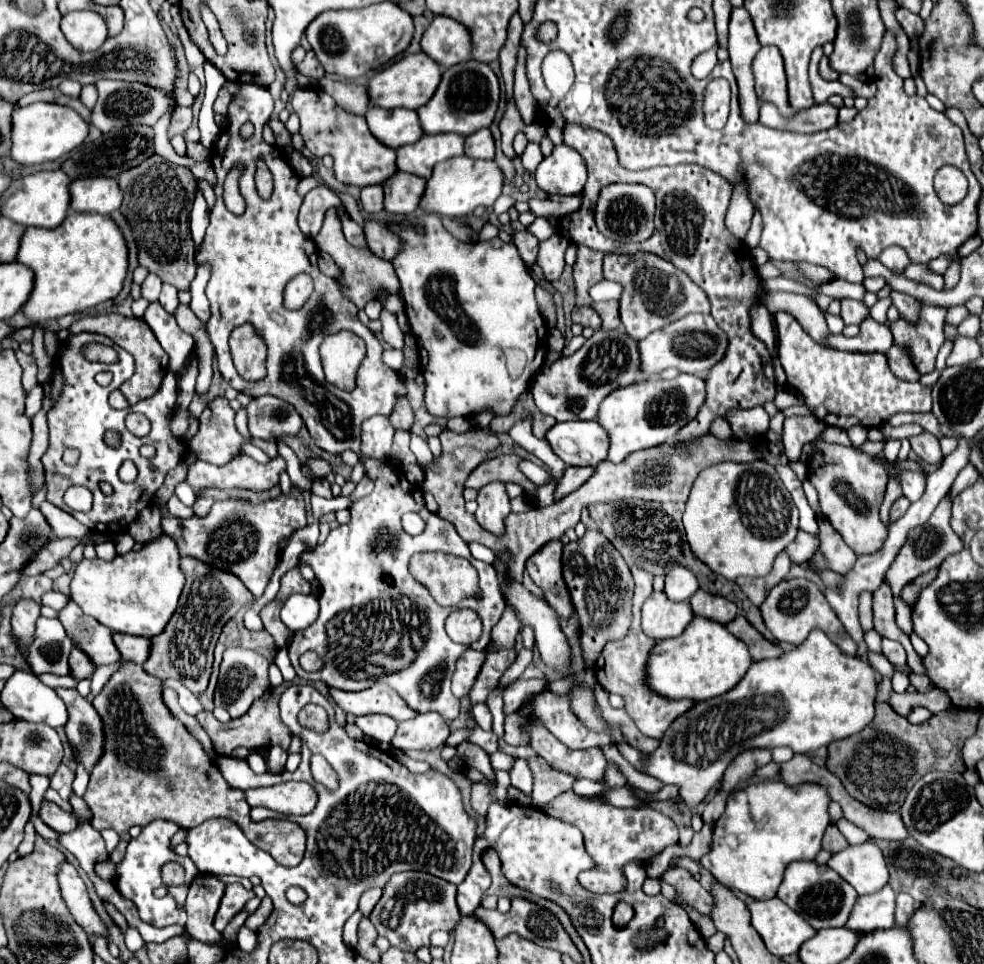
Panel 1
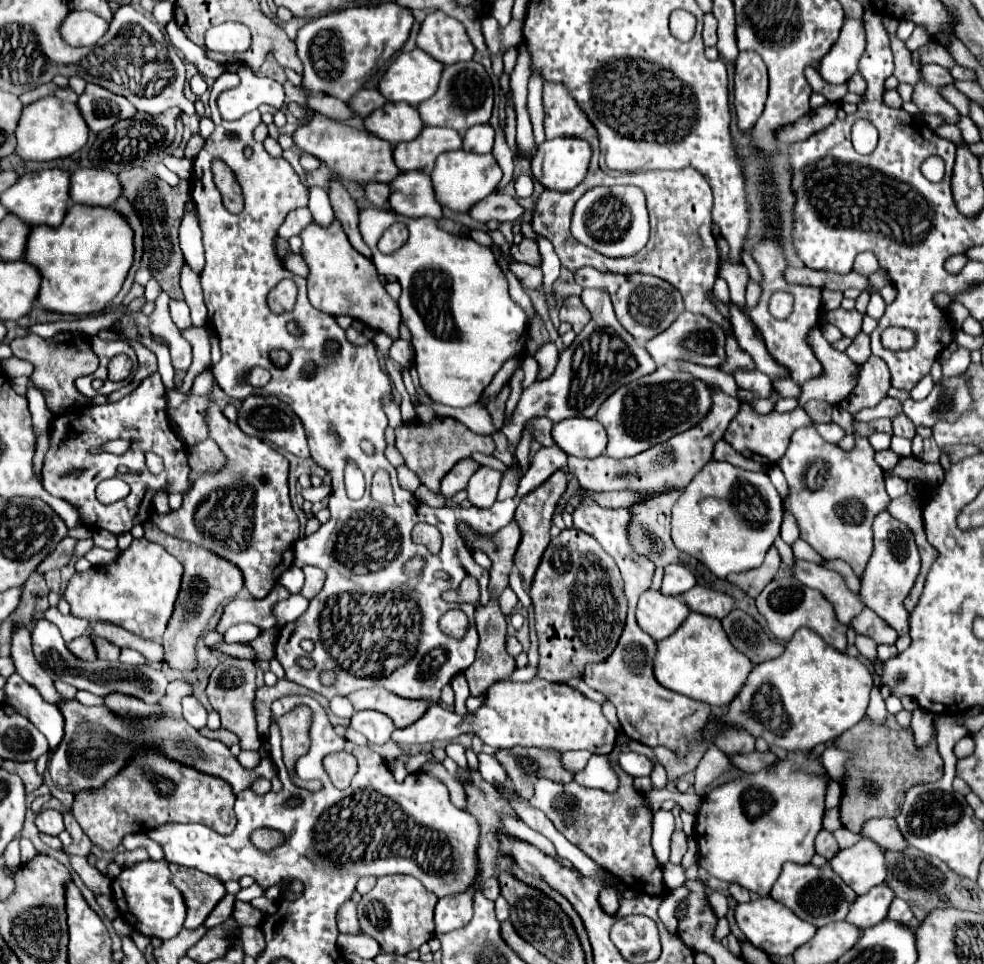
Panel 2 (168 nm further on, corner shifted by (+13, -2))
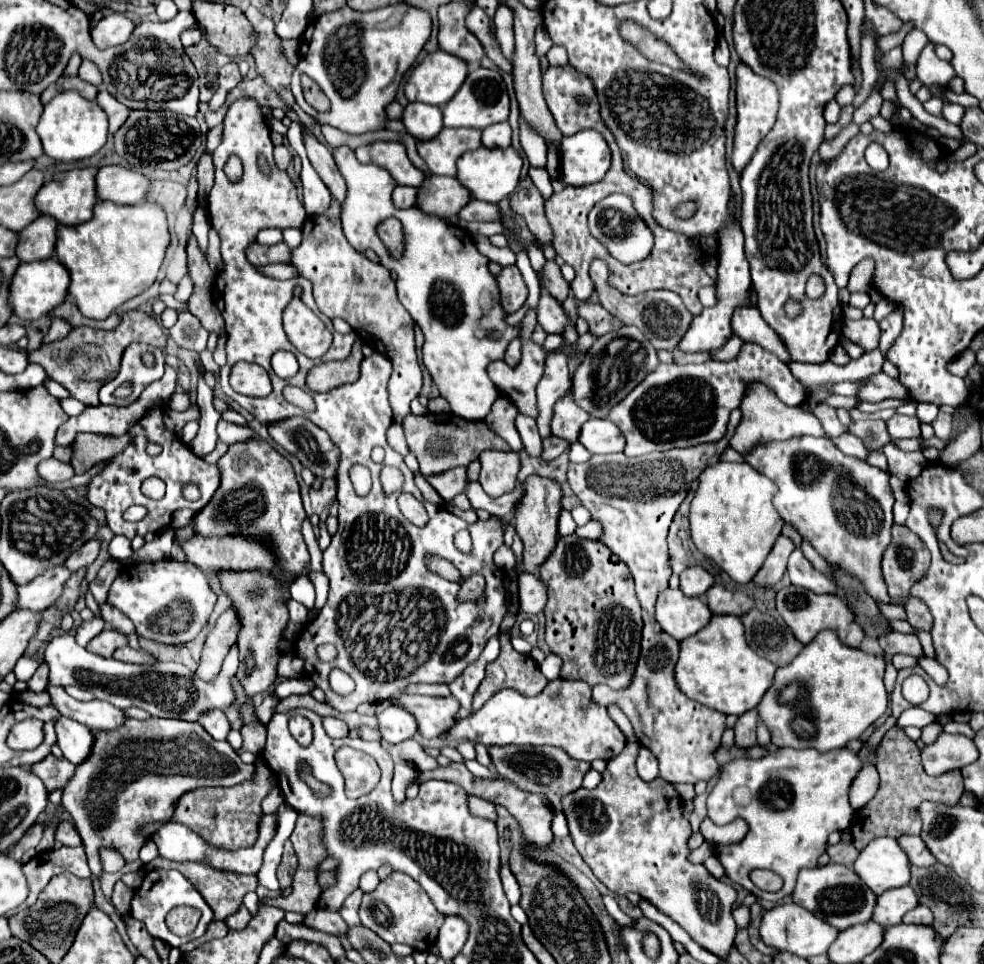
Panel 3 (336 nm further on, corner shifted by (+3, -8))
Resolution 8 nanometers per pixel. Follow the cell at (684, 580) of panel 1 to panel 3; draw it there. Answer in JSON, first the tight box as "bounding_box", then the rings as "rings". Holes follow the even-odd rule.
{"bounding_box":[679,567,713,597],"rings":[[[687,567],[679,577],[681,577],[681,591],[687,597],[701,597],[713,585],[713,577],[703,567]]]}

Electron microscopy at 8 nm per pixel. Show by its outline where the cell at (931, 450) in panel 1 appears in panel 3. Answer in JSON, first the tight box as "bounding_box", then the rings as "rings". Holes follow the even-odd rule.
{"bounding_box":[887,415,921,439],"rings":[[[893,415],[887,421],[887,431],[891,435],[891,439],[907,439],[907,437],[921,437],[919,431],[919,419],[917,417],[903,417],[903,415]]]}

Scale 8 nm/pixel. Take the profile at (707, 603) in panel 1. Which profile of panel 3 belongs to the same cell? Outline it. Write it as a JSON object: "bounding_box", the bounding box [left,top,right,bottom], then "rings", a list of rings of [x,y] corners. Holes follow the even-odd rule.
{"bounding_box":[707,585,753,615],"rings":[[[713,585],[707,591],[707,605],[715,615],[745,615],[753,609],[753,599],[743,593],[731,593],[723,585]]]}

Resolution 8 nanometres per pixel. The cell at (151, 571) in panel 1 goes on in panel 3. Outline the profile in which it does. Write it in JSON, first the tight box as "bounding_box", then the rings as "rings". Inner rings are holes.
{"bounding_box":[107,559,217,645],"rings":[[[175,559],[123,567],[107,595],[107,603],[117,607],[133,621],[139,637],[165,645],[195,639],[195,635],[207,623],[215,601],[217,595],[209,587],[205,575],[195,565]]]}

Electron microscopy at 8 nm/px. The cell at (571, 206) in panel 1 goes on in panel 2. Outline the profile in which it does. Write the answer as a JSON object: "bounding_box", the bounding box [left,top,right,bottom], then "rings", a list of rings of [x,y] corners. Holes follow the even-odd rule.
{"bounding_box":[469,193,523,223],"rings":[[[491,193],[485,199],[477,201],[477,205],[473,205],[473,209],[469,209],[469,215],[475,221],[487,223],[491,219],[505,223],[505,221],[517,221],[519,215],[523,215],[523,207],[509,195],[503,193]]]}

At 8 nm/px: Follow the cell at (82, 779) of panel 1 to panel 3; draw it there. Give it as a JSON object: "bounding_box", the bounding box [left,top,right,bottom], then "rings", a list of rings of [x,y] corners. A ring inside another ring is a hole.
{"bounding_box":[17,847,91,911],"rings":[[[61,847],[42,854],[37,854],[29,863],[23,865],[23,875],[27,879],[29,897],[17,911],[33,905],[37,901],[39,891],[44,889],[54,875],[60,872],[70,872],[79,878],[90,878],[91,871],[87,863],[85,849],[79,847]],[[52,873],[52,874],[51,874]]]}

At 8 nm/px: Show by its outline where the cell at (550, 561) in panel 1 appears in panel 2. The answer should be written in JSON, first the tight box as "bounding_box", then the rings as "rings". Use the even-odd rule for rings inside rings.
{"bounding_box":[515,469,567,585],"rings":[[[561,469],[561,471],[553,473],[553,477],[549,477],[549,481],[545,481],[545,485],[539,485],[537,489],[533,489],[533,493],[529,493],[529,497],[523,497],[517,505],[515,521],[517,521],[517,525],[521,525],[521,545],[517,547],[517,553],[515,553],[515,567],[519,569],[519,573],[527,585],[531,585],[537,565],[541,561],[541,553],[549,545],[551,517],[555,513],[559,499],[563,497],[565,489],[567,489],[567,473]]]}

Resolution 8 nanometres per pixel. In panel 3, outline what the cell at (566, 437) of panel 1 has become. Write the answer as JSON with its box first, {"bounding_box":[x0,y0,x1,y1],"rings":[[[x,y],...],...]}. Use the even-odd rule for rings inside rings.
{"bounding_box":[579,419,625,455],"rings":[[[589,419],[579,433],[579,443],[591,455],[619,453],[625,447],[623,433],[609,419]]]}

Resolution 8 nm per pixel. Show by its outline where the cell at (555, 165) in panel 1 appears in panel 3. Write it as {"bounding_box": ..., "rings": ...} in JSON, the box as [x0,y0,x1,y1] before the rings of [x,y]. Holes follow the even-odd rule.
{"bounding_box":[559,131,611,187],"rings":[[[579,131],[563,137],[559,171],[561,181],[571,187],[597,183],[605,177],[611,165],[611,151],[597,131]]]}

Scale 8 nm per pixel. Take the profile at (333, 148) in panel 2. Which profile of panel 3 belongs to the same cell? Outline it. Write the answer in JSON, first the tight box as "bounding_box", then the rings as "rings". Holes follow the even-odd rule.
{"bounding_box":[355,141,425,187],"rings":[[[377,141],[371,145],[363,145],[355,149],[355,155],[361,163],[373,163],[377,167],[385,167],[397,185],[419,187],[425,179],[423,171],[419,171],[407,157],[407,151],[401,143],[395,141]]]}

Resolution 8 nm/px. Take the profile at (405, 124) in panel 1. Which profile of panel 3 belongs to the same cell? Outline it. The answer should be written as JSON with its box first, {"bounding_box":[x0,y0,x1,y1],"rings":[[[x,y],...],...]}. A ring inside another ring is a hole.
{"bounding_box":[401,103,443,141],"rings":[[[409,103],[403,109],[401,121],[403,121],[407,133],[419,141],[431,139],[431,137],[439,135],[439,131],[443,129],[441,109],[425,105],[425,103]]]}

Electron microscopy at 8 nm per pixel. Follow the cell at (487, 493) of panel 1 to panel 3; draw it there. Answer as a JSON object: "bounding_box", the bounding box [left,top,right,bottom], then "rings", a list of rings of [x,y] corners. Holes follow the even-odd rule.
{"bounding_box":[479,451,519,497],"rings":[[[483,451],[479,483],[489,497],[501,497],[515,489],[519,473],[519,455],[515,451]]]}

